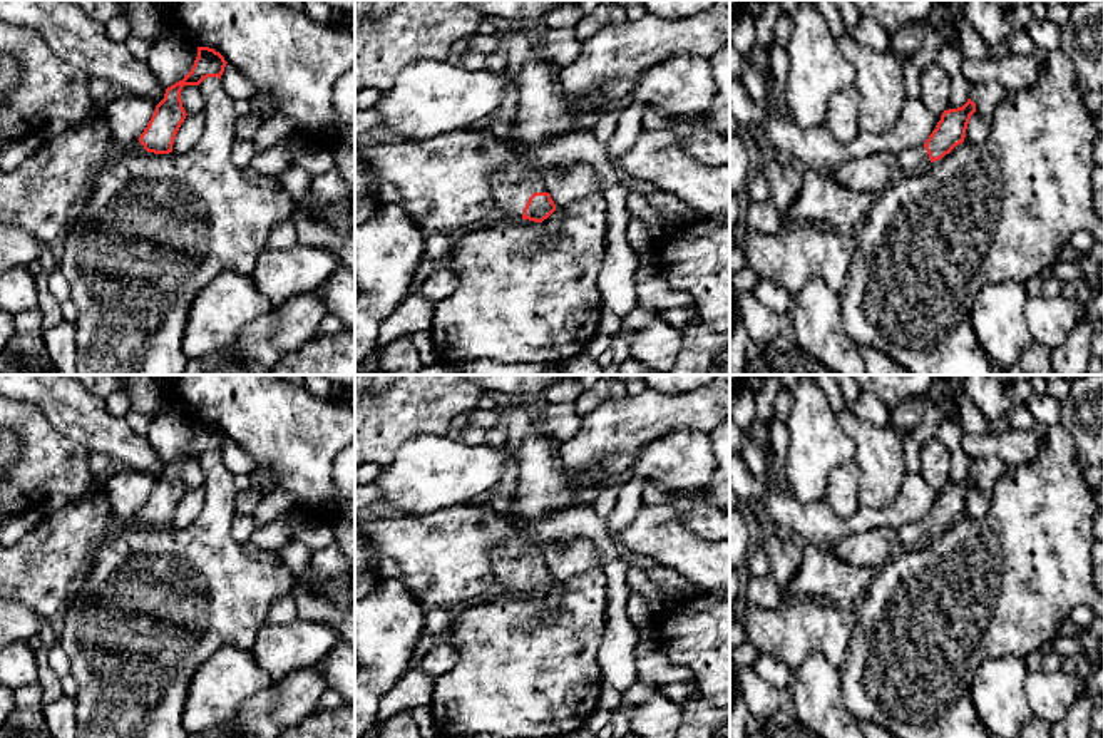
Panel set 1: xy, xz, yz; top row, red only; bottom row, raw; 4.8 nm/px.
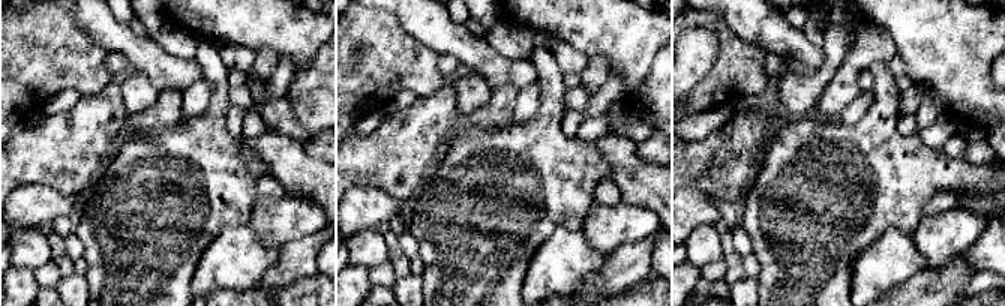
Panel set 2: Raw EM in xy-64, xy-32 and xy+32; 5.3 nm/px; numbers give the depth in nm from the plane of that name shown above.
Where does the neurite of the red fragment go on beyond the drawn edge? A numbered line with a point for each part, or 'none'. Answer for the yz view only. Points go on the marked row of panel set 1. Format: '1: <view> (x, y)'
1: yz (909, 161)

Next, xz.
1: xz (513, 181)

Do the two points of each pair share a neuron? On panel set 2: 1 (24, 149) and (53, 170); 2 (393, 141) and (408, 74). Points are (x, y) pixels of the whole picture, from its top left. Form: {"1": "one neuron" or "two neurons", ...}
{"1": "one neuron", "2": "two neurons"}

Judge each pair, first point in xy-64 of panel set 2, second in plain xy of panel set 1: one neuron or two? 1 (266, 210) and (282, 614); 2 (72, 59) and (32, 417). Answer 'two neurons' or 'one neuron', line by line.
1: two neurons
2: one neuron

